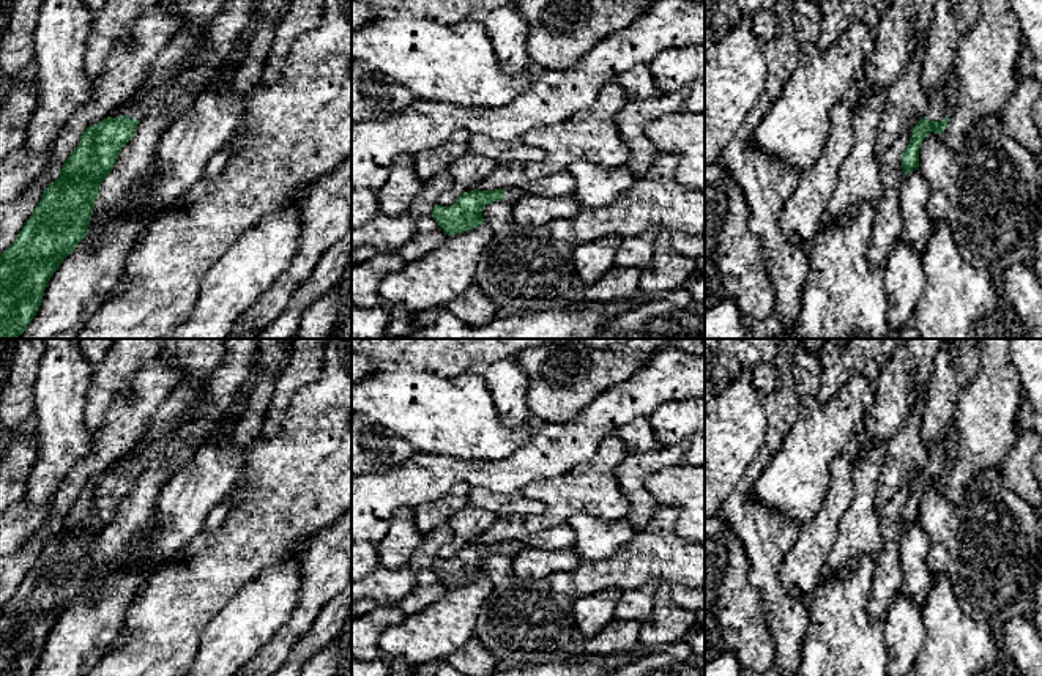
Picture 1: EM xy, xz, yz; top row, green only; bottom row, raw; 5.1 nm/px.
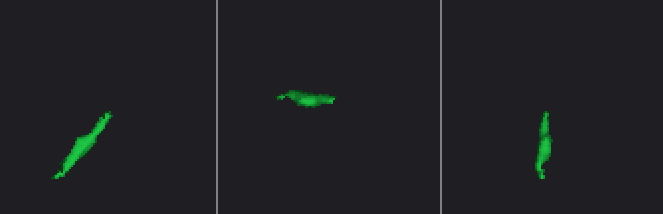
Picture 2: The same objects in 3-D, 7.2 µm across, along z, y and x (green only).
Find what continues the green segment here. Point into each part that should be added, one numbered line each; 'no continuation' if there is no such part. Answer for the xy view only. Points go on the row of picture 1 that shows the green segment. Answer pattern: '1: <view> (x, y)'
1: xy (177, 76)

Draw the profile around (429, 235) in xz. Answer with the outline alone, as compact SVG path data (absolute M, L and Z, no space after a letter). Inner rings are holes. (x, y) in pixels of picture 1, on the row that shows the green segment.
M443 170L422 183L422 189L410 211L418 222L416 235L397 252L405 262L415 262L426 257L448 238L438 222L432 217L432 211L437 205L437 199L452 189L452 186L454 181L449 170Z

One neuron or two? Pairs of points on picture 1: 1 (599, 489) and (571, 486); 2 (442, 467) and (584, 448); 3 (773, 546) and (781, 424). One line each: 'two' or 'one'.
1: one
2: one
3: one

